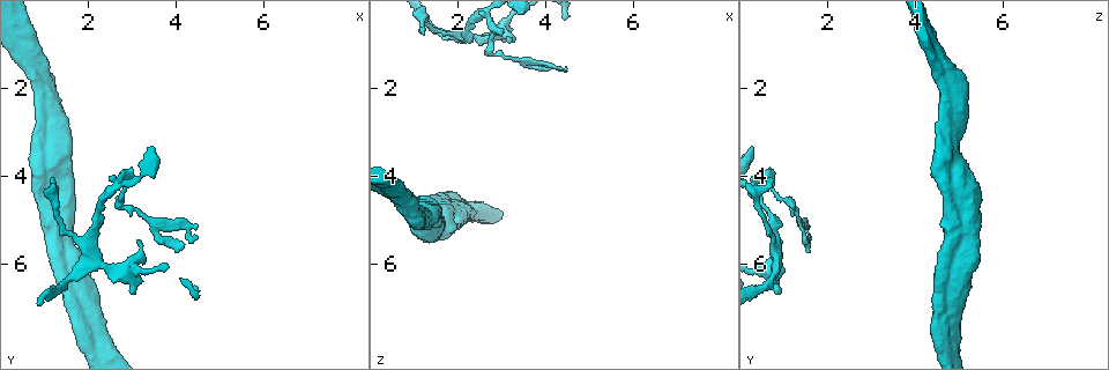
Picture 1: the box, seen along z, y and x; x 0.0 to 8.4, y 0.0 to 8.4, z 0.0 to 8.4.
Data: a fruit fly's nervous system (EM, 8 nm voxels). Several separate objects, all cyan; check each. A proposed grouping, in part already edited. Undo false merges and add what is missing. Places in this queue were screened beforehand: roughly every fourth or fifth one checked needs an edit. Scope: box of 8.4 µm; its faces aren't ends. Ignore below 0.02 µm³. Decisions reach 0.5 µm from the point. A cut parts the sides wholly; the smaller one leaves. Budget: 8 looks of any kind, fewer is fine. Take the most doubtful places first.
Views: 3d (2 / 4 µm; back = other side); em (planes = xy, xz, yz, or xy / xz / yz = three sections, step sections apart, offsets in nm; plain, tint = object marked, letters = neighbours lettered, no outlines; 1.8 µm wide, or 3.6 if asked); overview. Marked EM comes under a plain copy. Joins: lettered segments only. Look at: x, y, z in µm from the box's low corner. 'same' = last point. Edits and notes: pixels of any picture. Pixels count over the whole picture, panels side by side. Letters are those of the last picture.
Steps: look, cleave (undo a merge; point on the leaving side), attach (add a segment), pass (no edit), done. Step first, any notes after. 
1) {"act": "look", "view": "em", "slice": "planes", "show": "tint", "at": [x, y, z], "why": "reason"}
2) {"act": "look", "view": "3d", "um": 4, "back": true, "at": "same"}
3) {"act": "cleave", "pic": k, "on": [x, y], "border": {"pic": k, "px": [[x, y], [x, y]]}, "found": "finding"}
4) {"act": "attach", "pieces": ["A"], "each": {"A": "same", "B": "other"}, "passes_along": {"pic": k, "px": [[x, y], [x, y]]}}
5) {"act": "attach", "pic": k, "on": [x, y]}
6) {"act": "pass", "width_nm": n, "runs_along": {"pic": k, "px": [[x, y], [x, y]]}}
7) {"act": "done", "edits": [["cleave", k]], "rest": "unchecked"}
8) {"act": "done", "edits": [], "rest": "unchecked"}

{"act": "look", "view": "3d", "um": 4, "at": [2.10, 7.40, 4.85], "why": "sudden change in width"}

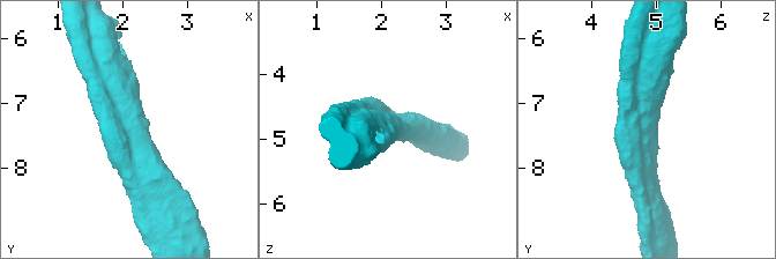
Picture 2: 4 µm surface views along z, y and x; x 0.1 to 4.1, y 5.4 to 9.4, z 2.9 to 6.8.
{"act": "look", "view": "em", "slice": "planes", "show": "letters", "at": [2.15, 7.45, 4.80], "why": "need the tissue"}

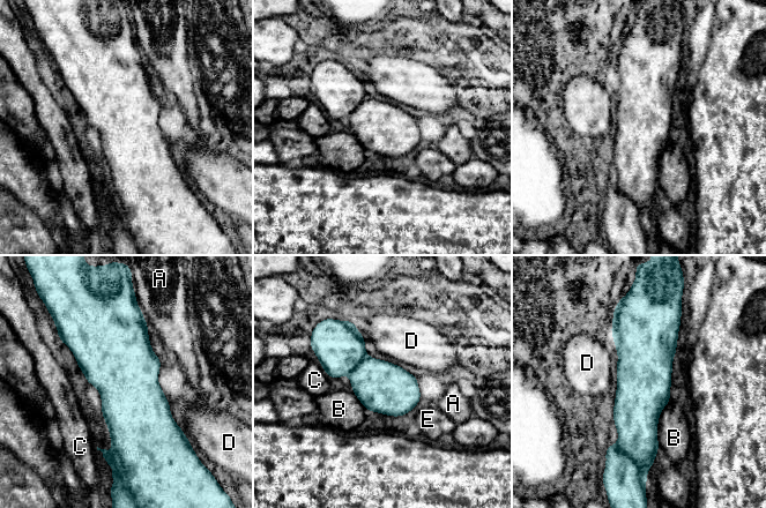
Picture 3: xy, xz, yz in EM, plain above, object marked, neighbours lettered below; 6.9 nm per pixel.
{"act": "pass", "width_nm": 360, "each": {"A": "other", "B": "other", "C": "other", "D": "other", "E": "other"}, "border": {"pic": 3, "px": [[670, 400], [657, 421], [659, 448]]}, "found": "all the same neuron"}

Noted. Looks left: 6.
{"act": "look", "view": "3d", "um": 2, "at": [2.25, 4.85, 0.75], "why": "calibre changes"}

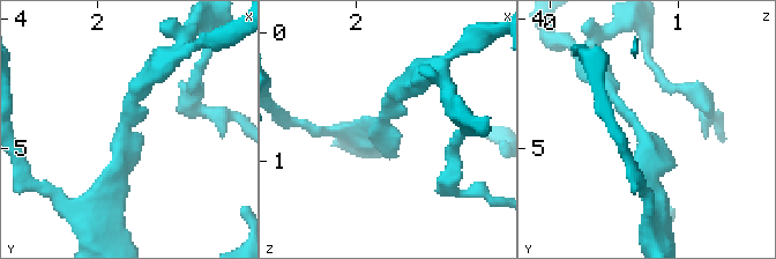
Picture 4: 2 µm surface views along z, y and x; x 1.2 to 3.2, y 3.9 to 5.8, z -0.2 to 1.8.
{"act": "look", "view": "em", "um": 3.6, "slice": "planes", "show": "letters", "at": [2.20, 4.82, 0.70], "arm_widths_nm": [190, 190], "why": "now the EM"}

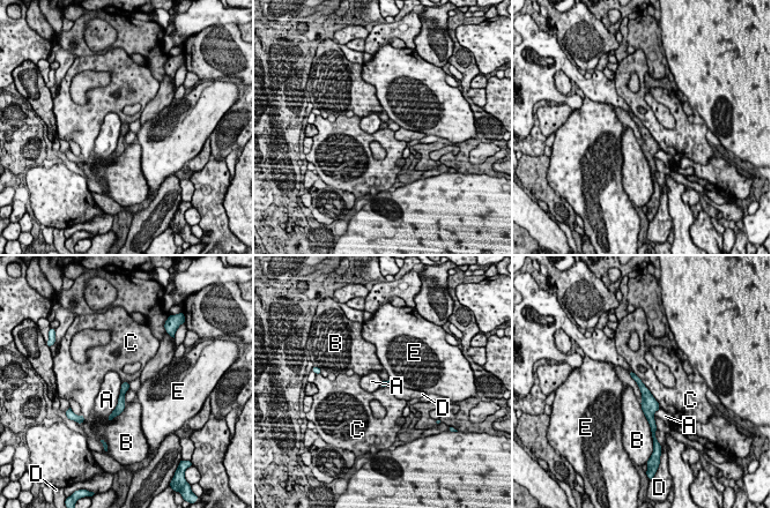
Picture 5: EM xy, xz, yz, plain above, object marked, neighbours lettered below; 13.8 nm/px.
{"act": "pass", "each": {"A": "other", "B": "other", "C": "other", "D": "other", "E": "other"}, "runs_along": {"pic": 5, "px": [[126, 385], [120, 408], [115, 413]]}, "found": "all the same neuron"}

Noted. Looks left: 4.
{"act": "look", "view": "em", "slice": "planes", "show": "letters", "at": [2.95, 6.75, 0.80], "why": "an open end"}

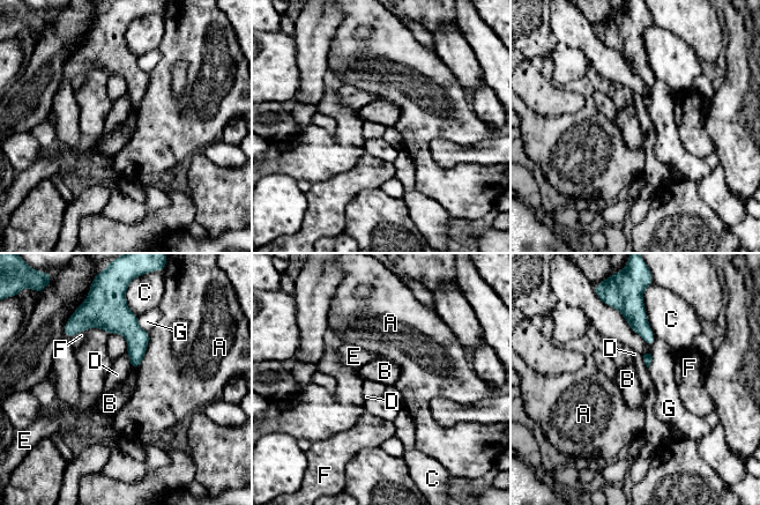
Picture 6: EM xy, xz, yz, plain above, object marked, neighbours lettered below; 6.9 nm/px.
{"act": "pass", "each": {"A": "other", "B": "other", "C": "other", "D": "other", "E": "other", "F": "other", "G": "other"}, "found": "no lettered segment goes on from it"}

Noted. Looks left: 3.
{"act": "done", "edits": [], "rest": "unchecked"}

